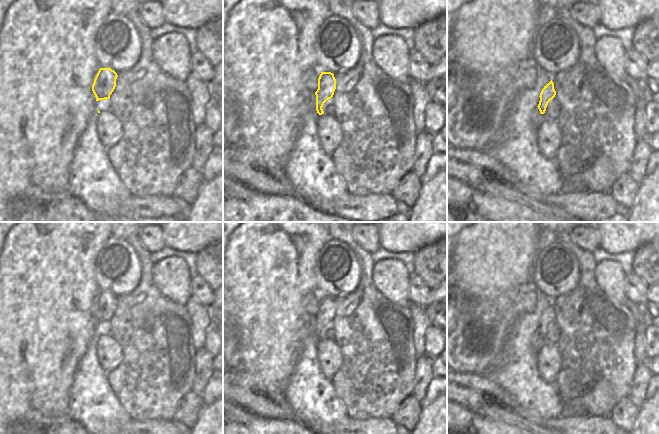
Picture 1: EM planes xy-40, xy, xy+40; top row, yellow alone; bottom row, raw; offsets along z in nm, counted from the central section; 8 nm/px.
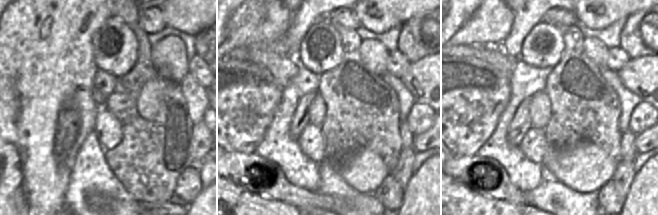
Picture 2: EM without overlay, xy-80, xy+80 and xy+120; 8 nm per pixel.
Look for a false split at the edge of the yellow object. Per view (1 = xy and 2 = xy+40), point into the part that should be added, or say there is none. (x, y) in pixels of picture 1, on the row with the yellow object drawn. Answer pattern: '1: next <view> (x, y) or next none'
1: next none
2: next xy+40 (537, 117)

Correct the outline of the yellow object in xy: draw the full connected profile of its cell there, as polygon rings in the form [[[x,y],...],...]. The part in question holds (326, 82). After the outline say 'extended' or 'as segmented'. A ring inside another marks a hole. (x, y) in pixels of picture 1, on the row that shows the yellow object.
[[[321,72],[318,78],[318,89],[316,95],[316,111],[319,115],[324,114],[322,109],[324,103],[331,99],[336,89],[336,79],[331,72]]] | as segmented

